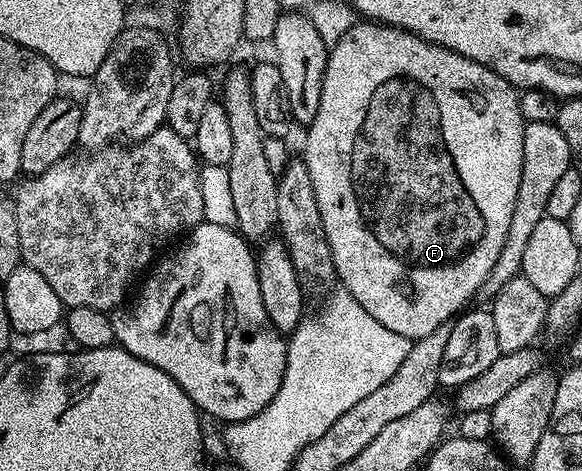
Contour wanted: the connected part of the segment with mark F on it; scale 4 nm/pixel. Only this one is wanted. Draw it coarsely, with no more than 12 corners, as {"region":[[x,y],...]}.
{"region":[[330,45],[301,159],[338,283],[414,342],[480,295],[515,85]]}

